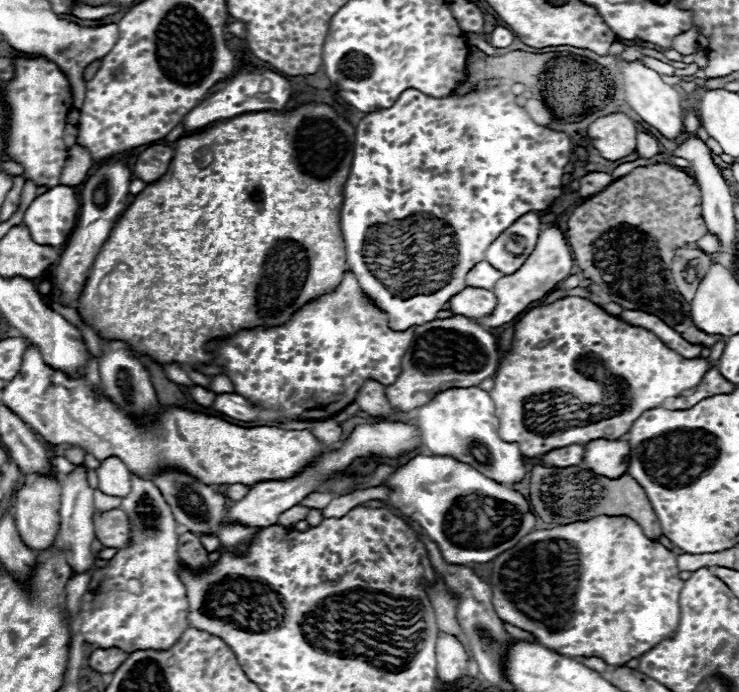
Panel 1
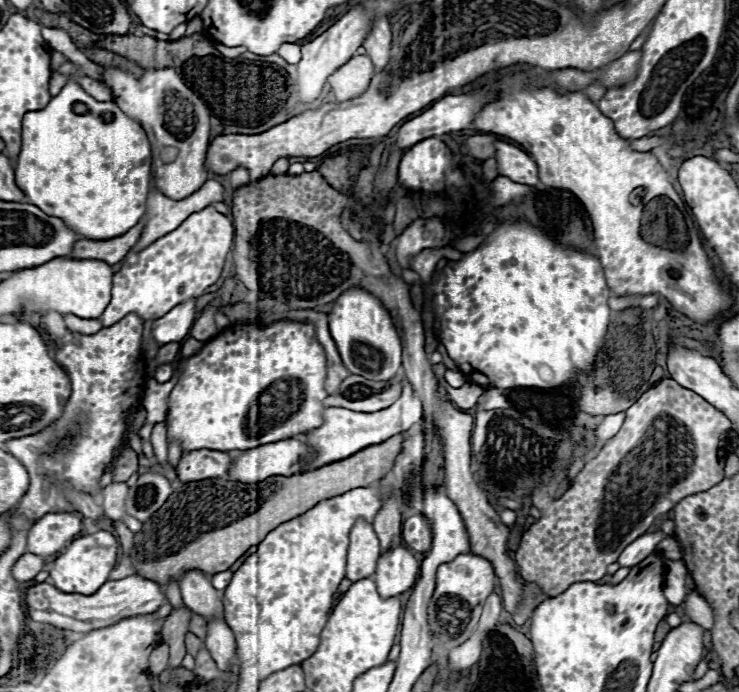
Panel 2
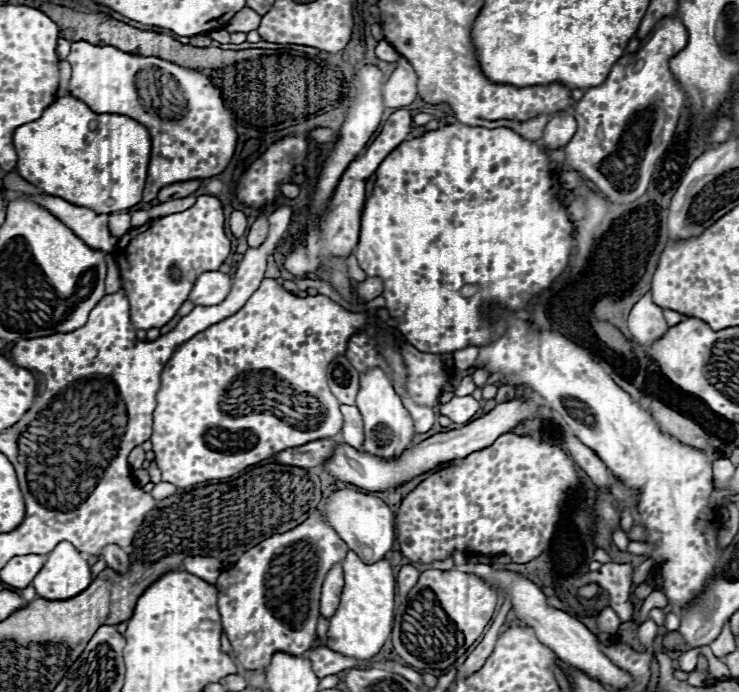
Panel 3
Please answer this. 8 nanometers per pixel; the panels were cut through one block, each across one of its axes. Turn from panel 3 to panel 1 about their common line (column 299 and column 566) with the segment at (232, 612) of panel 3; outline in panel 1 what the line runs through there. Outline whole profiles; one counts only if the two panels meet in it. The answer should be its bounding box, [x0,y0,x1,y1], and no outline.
[490,516,684,666]

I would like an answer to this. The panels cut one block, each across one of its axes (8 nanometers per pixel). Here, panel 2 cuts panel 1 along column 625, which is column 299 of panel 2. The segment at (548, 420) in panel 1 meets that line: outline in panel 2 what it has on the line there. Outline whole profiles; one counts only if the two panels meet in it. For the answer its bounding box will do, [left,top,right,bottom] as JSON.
[166,320,328,454]

